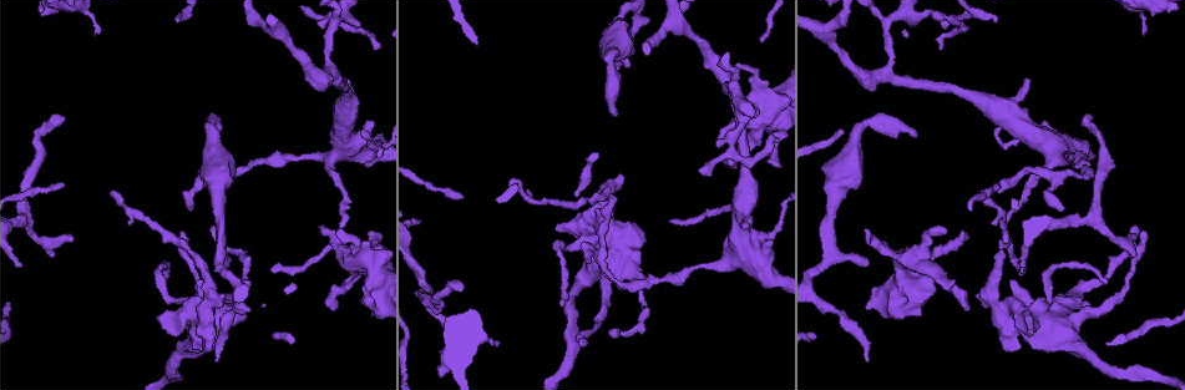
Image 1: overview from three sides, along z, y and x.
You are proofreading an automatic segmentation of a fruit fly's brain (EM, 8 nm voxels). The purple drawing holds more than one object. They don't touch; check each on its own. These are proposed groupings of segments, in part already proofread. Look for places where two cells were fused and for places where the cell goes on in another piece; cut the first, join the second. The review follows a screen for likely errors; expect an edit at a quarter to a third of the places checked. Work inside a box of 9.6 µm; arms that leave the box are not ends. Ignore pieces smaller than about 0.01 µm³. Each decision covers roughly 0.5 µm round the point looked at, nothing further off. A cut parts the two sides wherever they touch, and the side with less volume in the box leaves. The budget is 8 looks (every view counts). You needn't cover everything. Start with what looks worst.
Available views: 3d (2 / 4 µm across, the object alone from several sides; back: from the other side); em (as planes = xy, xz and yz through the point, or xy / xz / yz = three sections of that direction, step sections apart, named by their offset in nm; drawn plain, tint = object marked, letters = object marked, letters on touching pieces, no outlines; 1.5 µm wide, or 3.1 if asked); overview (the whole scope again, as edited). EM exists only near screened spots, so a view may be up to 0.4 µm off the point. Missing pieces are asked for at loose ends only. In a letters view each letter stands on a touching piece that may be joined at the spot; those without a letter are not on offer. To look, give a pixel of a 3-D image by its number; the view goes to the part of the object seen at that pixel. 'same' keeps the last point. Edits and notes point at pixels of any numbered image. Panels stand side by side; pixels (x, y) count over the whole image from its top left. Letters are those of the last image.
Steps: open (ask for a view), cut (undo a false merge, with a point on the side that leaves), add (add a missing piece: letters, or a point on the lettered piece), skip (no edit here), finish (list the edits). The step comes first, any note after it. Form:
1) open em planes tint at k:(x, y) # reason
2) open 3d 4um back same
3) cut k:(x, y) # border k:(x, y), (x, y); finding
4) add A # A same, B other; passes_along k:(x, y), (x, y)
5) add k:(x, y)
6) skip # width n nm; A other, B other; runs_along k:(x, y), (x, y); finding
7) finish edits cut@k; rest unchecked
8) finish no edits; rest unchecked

open em planes letters at 1:(460, 290) # end of a long branch

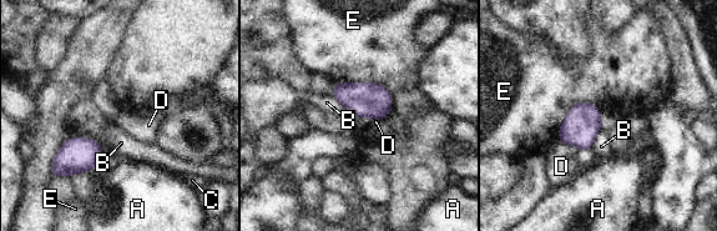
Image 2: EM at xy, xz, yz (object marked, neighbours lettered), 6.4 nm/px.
skip # width 220 nm; A other, B other, C other, D other, E other; border 2:(558, 137), (579, 150); none of them fits

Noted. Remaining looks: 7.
open em xz step 8 letters at 1:(1144, 35) # free end

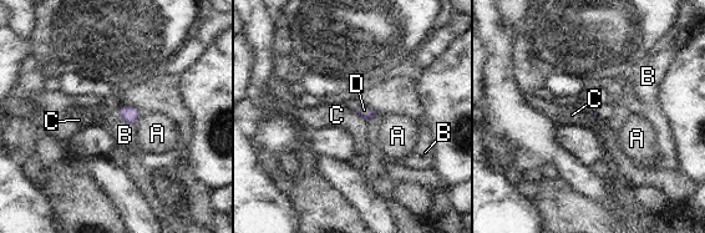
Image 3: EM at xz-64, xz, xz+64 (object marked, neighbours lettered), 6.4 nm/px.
open em planes letters same

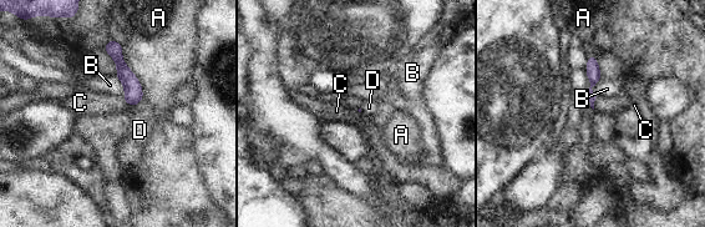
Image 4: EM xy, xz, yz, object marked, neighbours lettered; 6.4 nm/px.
add D # longest_contact A 380 nm; A other, B other, C other, D same; passes_along 4:(132, 95), (130, 105), (140, 130); it goes on there

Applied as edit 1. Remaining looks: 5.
open 3d 2um at 1:(112, 192) # long arm stops here

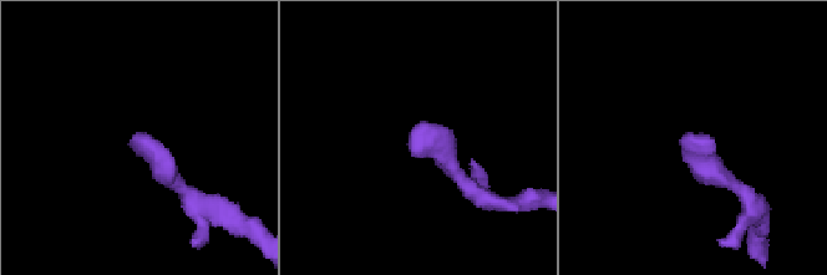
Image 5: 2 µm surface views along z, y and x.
open em planes tint at 5:(415, 127) # need the tissue

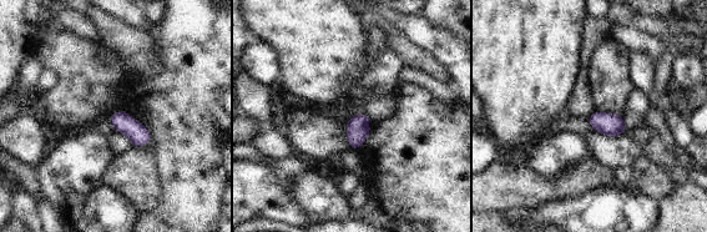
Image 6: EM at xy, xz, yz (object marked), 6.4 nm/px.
open em planes letters same

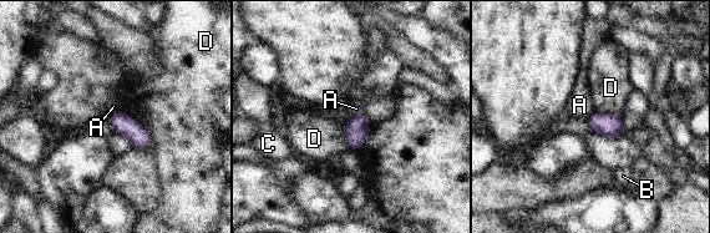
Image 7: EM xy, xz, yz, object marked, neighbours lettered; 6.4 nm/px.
skip # width 130 nm; A other, B other, C other, D other; border 7:(122, 111), (115, 112), (108, 117); none of them fits

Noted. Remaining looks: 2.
finish edits add@4; rest unchecked

